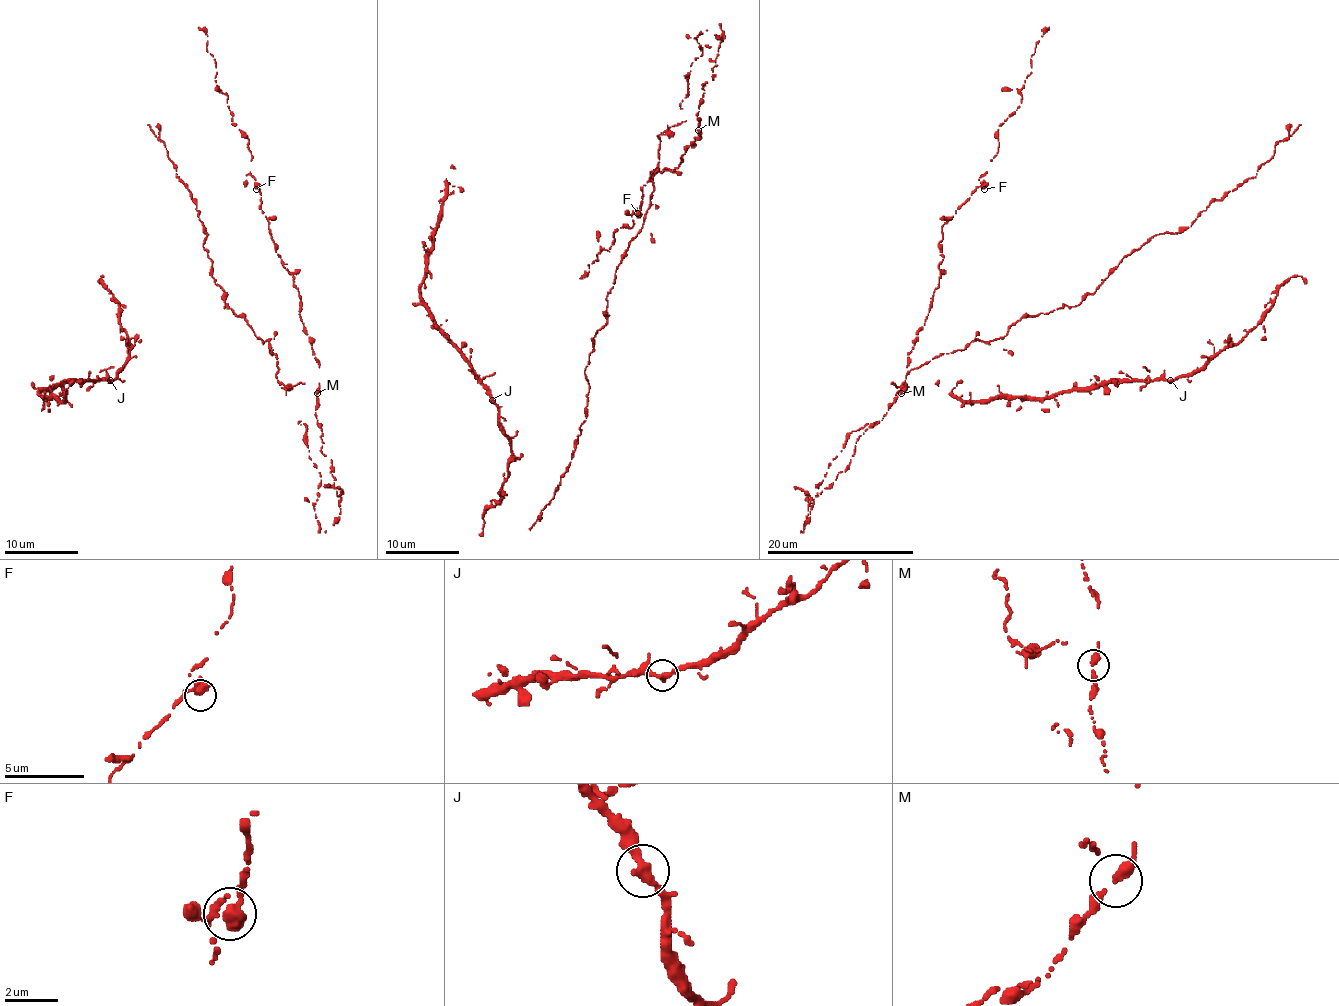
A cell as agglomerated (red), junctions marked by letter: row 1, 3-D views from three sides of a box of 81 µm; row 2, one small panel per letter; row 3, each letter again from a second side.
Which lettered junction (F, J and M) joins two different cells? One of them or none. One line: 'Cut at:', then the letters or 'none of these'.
Cut at: none of these

